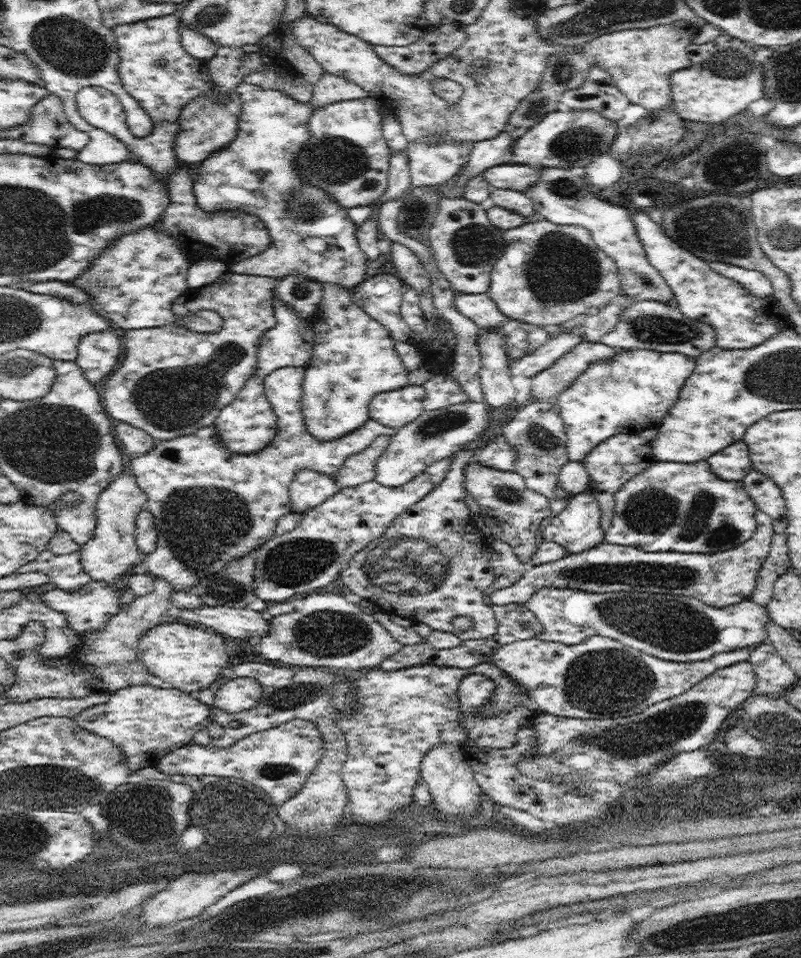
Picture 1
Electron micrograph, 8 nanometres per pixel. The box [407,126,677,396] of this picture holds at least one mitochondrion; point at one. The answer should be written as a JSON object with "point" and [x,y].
{"point":[561,271]}

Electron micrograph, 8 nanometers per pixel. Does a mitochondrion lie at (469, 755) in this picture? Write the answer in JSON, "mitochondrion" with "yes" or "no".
{"mitochondrion":"no"}

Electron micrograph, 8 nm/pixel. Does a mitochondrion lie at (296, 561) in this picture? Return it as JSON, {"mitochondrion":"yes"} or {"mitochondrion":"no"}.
{"mitochondrion":"yes"}

